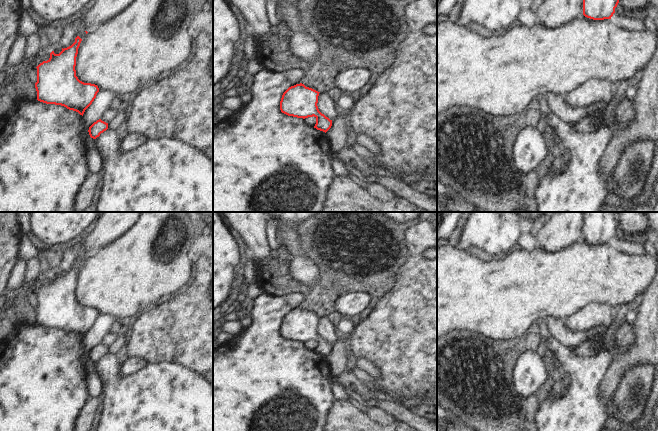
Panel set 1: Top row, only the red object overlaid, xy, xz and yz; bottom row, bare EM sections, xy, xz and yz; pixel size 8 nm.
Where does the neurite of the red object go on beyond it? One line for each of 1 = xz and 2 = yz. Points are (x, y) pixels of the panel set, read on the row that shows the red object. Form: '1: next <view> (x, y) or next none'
1: next none
2: next none

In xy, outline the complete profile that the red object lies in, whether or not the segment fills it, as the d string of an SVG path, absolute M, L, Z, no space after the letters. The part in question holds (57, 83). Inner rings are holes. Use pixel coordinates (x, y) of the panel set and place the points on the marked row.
M77 36L71 46L62 48L59 54L52 51L50 58L36 67L35 88L38 101L61 105L83 116L99 88L95 84L80 81L76 76L76 57L81 41Z

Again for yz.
M583 0L583 15L593 20L611 19L619 0Z

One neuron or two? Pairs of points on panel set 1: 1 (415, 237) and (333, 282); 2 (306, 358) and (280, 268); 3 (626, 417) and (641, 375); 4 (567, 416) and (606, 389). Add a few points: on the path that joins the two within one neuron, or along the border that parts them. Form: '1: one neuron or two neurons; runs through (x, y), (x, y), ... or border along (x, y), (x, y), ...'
1: two neurons; border along (406, 225), (402, 240), (409, 256), (401, 265)
2: two neurons; border along (264, 294), (301, 294), (304, 296)
3: one neuron; runs through (626, 407), (626, 403), (635, 385)
4: two neurons; border along (607, 370), (601, 387), (601, 393), (610, 400)

